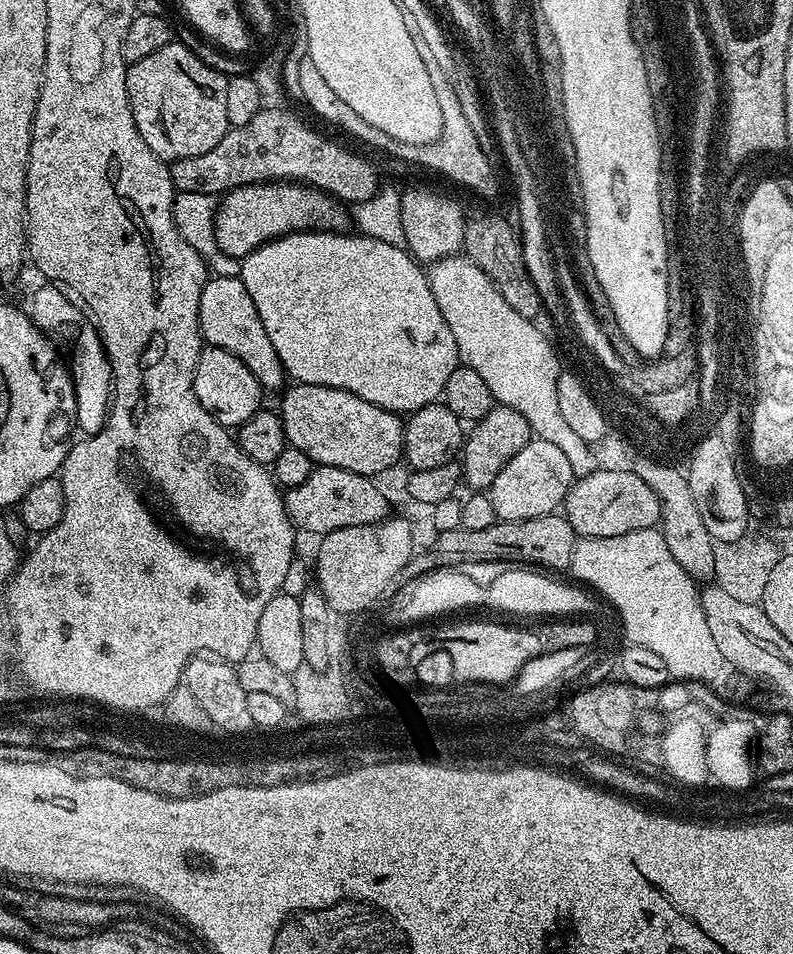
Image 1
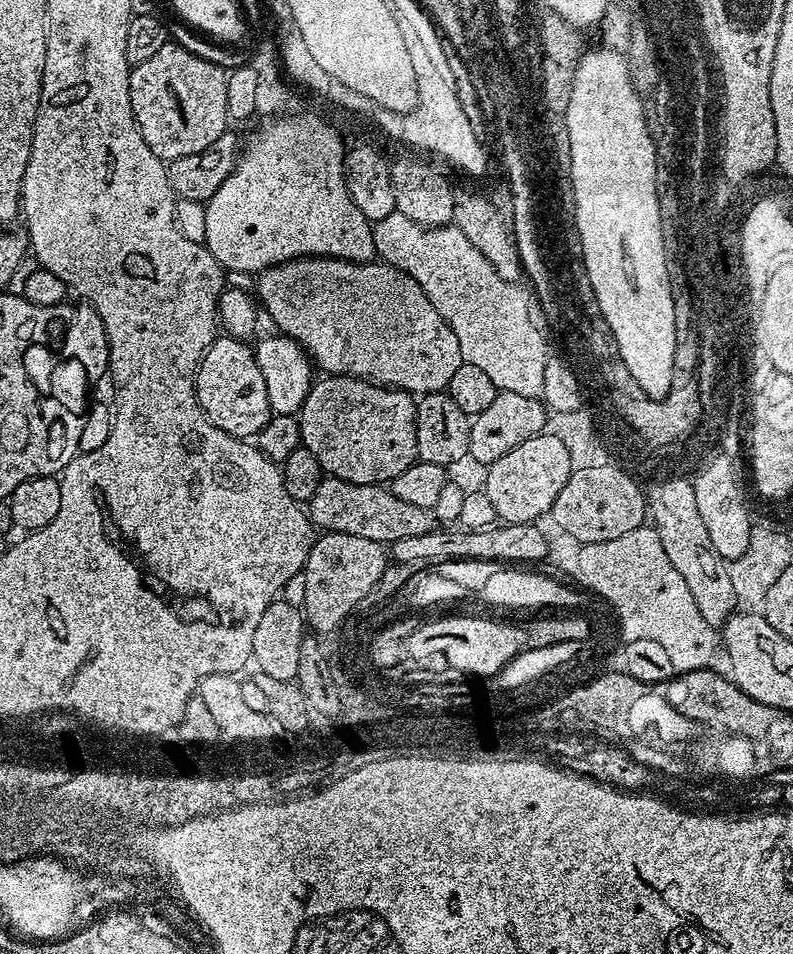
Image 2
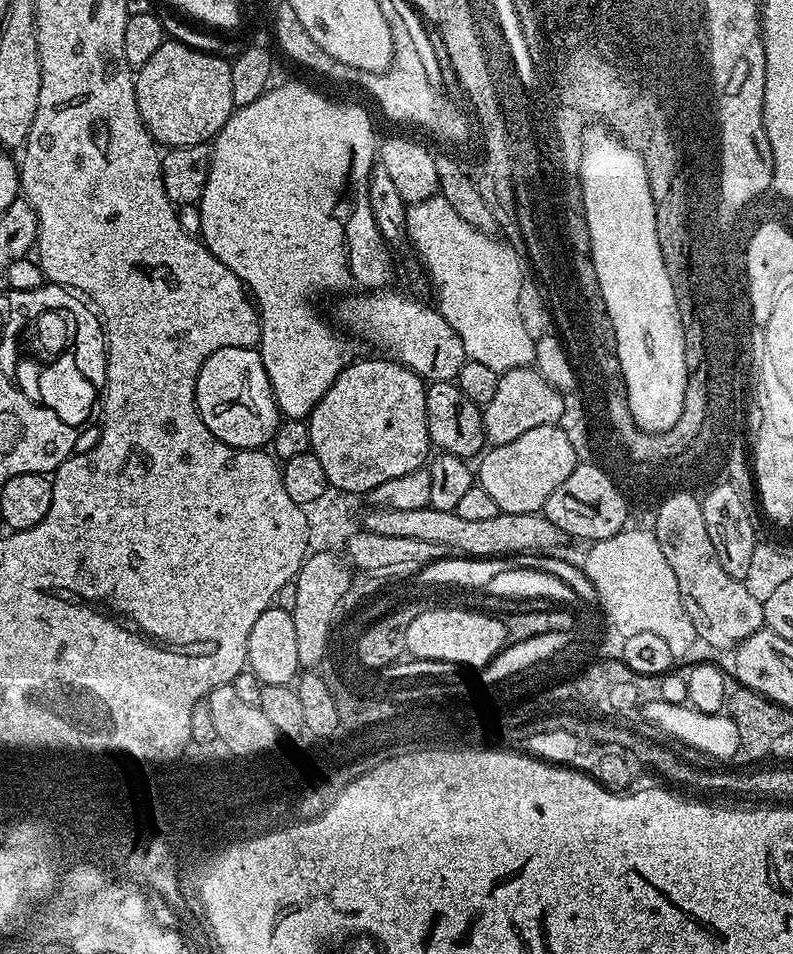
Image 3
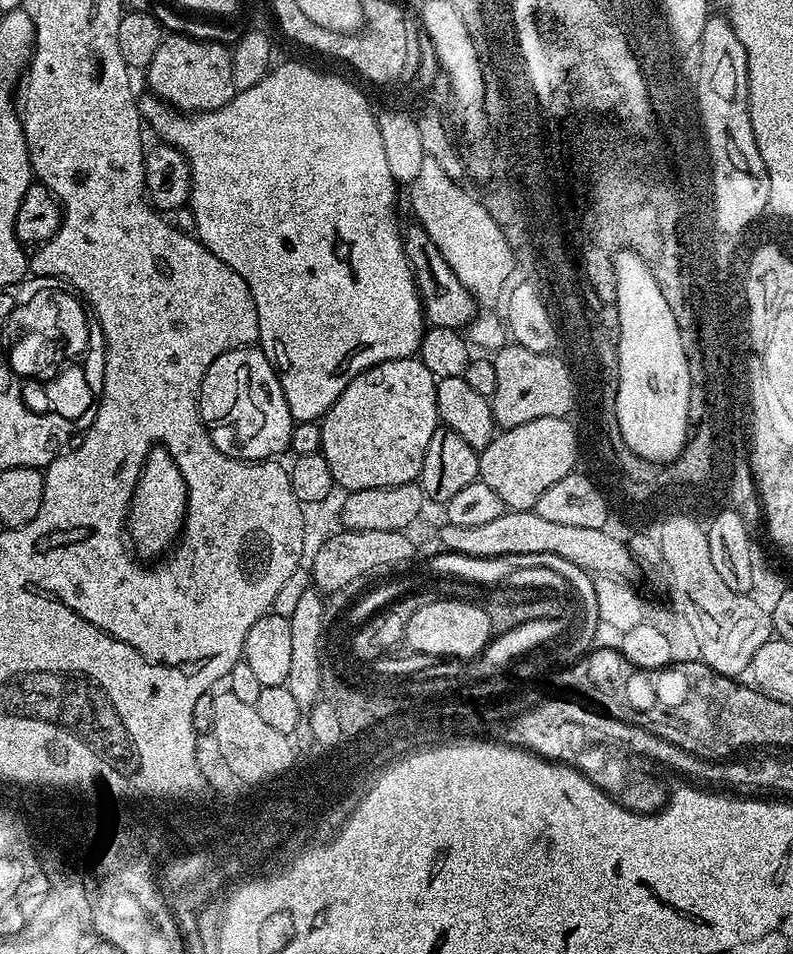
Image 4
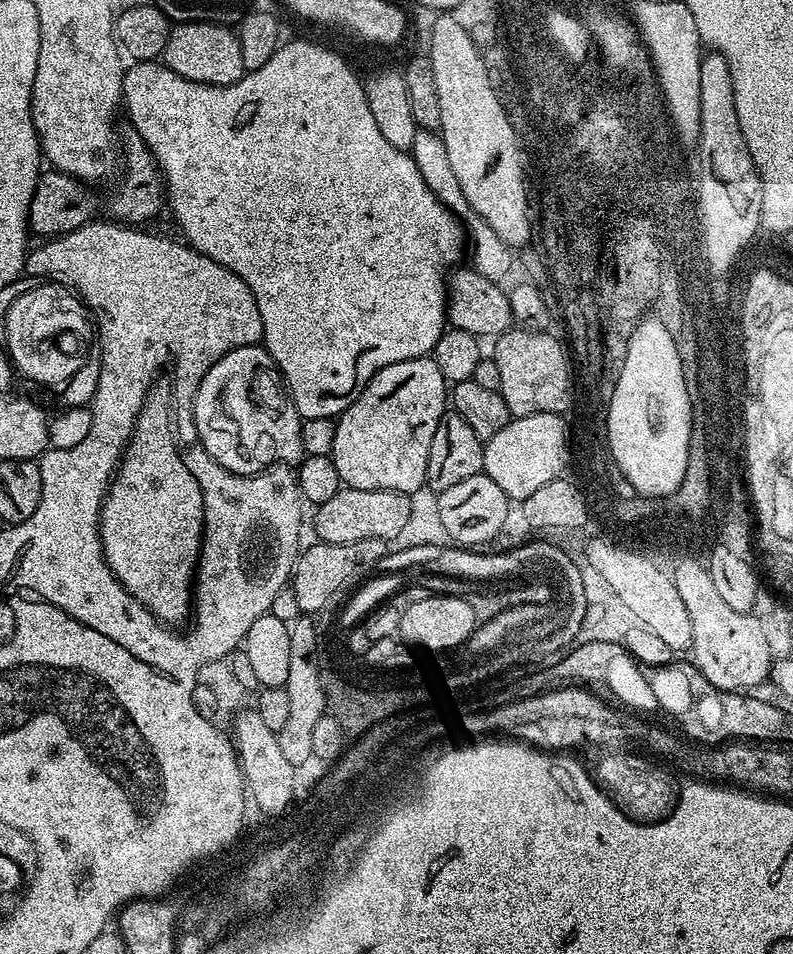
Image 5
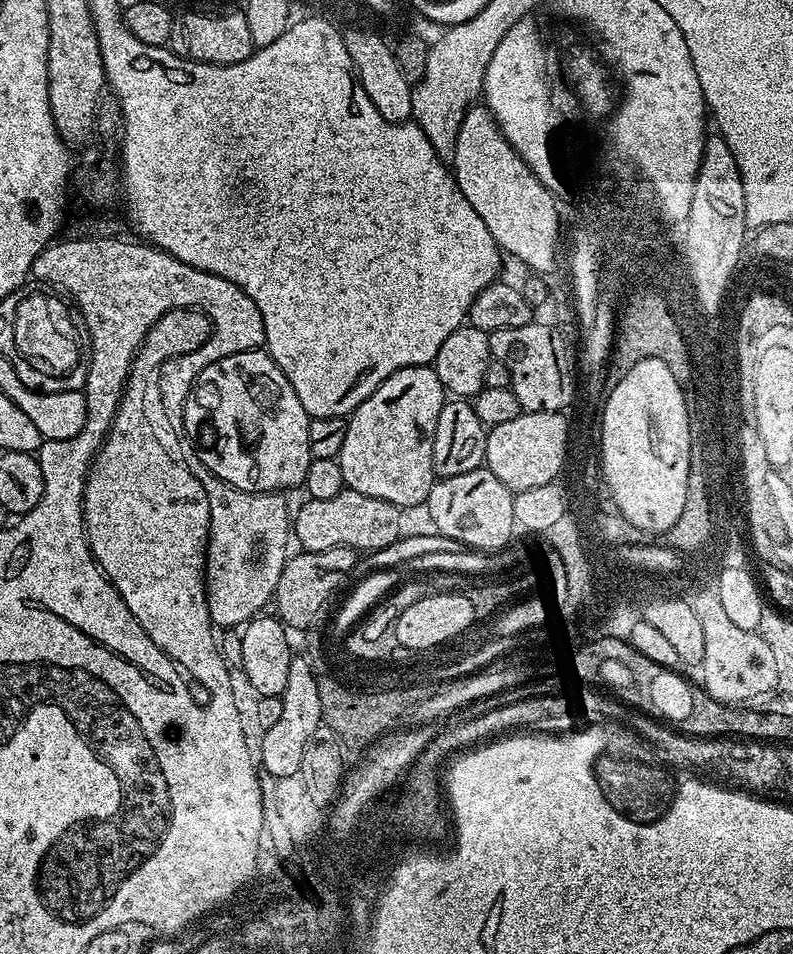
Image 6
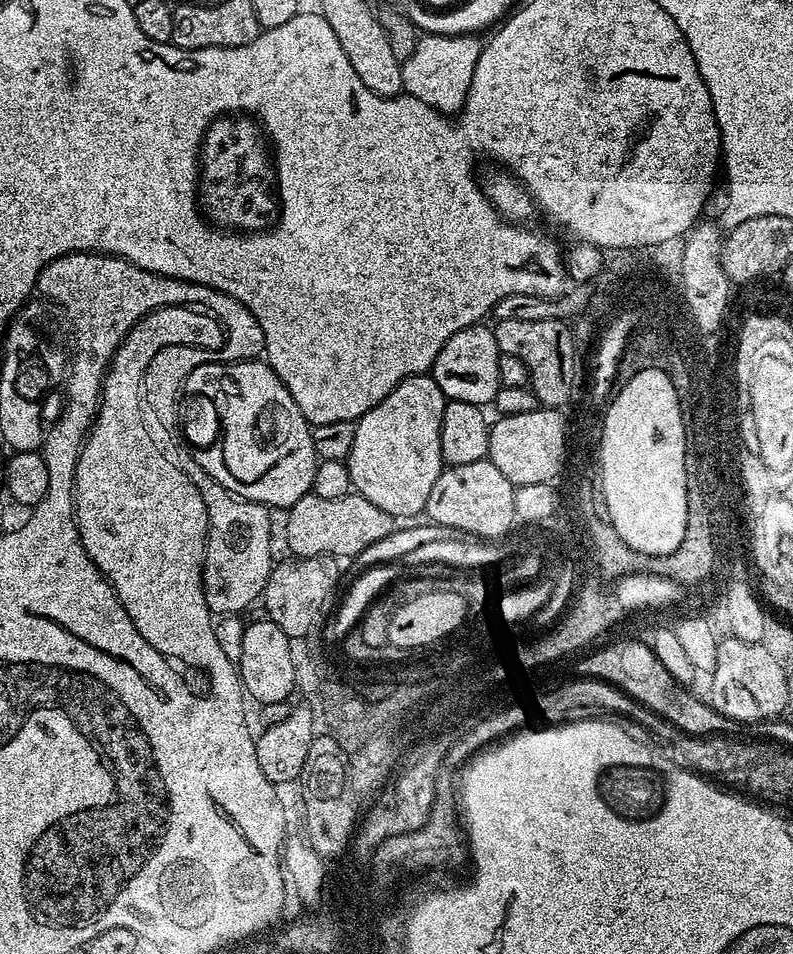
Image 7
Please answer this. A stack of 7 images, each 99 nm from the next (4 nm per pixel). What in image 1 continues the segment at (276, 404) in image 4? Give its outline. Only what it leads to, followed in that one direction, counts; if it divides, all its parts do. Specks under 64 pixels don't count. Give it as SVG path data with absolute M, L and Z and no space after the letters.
M211 346L201 347L198 366L194 370L194 394L198 394L198 402L223 428L235 430L245 424L256 412L261 411L260 395L262 389L258 378L234 354L221 348Z

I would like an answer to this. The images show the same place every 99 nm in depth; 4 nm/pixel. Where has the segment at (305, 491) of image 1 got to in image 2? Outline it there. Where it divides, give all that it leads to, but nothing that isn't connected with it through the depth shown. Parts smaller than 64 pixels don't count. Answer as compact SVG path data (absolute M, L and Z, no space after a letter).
M328 476L314 490L314 498L307 501L308 519L317 529L324 532L341 532L355 534L358 538L370 538L370 542L378 542L390 546L402 538L414 538L418 534L426 534L434 527L434 516L422 506L410 506L394 498L391 487L382 484L355 484Z

